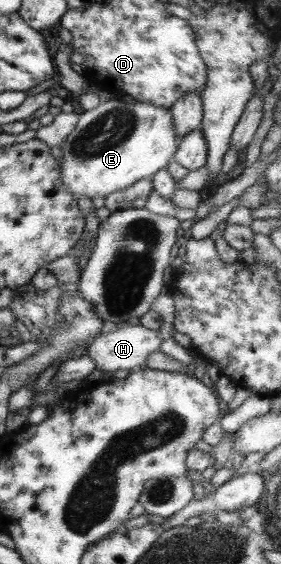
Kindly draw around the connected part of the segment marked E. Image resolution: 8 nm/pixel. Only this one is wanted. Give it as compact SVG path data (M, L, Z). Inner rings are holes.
M119 97L99 103L95 109L83 112L79 115L73 132L60 147L62 152L59 167L60 185L74 197L77 195L86 195L90 198L95 195L106 197L113 191L123 190L135 181L148 179L156 171L165 169L166 164L173 159L178 143L171 118L172 115L168 110L138 101L127 104Z

